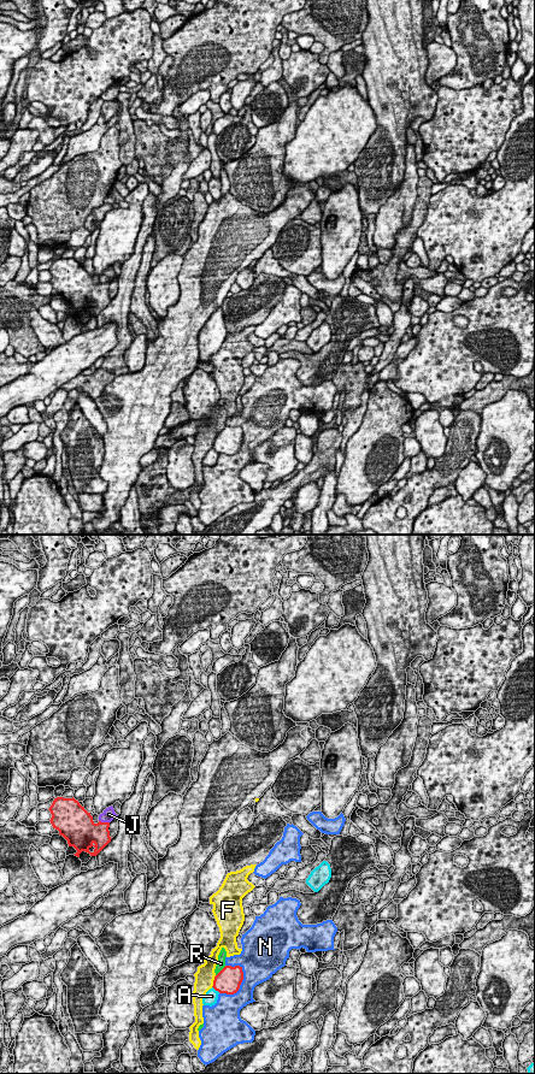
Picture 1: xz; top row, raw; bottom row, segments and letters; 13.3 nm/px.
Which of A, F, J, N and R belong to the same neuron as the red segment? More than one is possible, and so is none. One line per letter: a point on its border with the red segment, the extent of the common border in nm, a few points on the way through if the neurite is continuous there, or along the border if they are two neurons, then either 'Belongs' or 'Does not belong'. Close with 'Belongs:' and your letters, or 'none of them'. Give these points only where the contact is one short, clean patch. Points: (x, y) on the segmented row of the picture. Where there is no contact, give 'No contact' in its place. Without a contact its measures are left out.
A: Touches red at xz (216, 990). Shared border 140 nm. Does not belong
F: Touches red at xz (213, 981). Shared border 170 nm. Does not belong
J: Touches red at xz (104, 822). Shared border 150 nm. Does not belong
N: Touches red at xz (239, 987). Shared border 480 nm. Does not belong
R: Touches red at xz (221, 971). Shared border 200 nm. Boundary: xz (225, 966), (216, 975). Does not belong
Belongs: none of them

